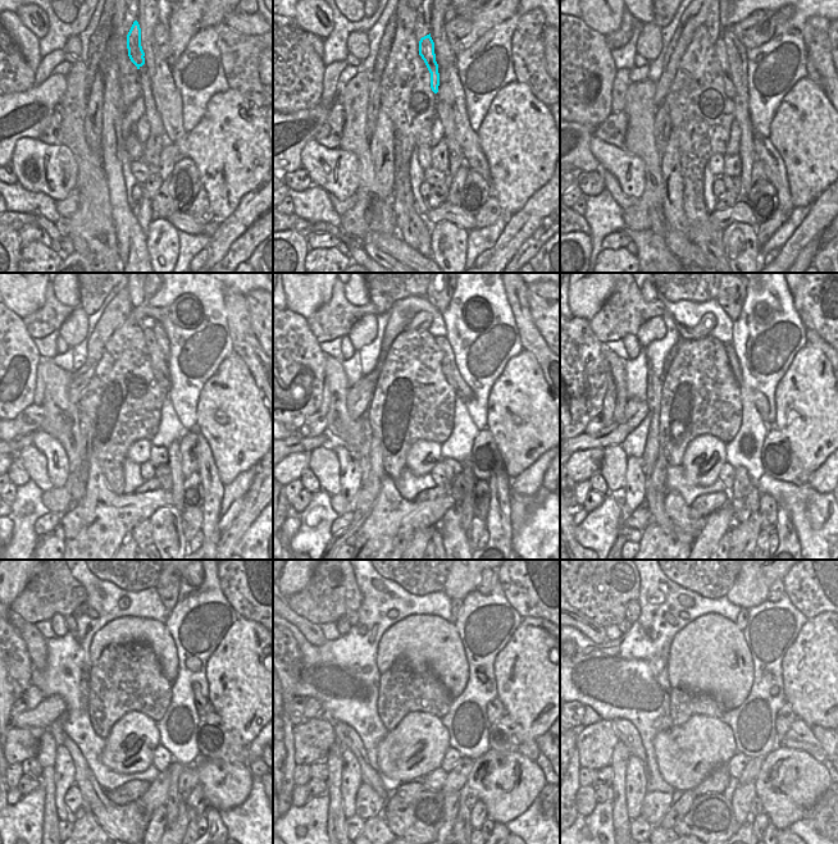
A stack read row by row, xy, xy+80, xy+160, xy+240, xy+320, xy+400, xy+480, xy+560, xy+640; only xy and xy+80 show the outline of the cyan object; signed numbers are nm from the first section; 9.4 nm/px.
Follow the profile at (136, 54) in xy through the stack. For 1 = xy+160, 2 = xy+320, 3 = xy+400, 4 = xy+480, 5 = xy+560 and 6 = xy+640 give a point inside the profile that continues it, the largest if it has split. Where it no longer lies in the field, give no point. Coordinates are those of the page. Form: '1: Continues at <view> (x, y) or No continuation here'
1: Continues at xy+160 (720, 49)
2: Continues at xy+320 (447, 365)
3: Continues at xy+400 (760, 401)
4: Continues at xy+480 (203, 706)
5: Continues at xy+560 (495, 710)
6: Continues at xy+640 (786, 716)

